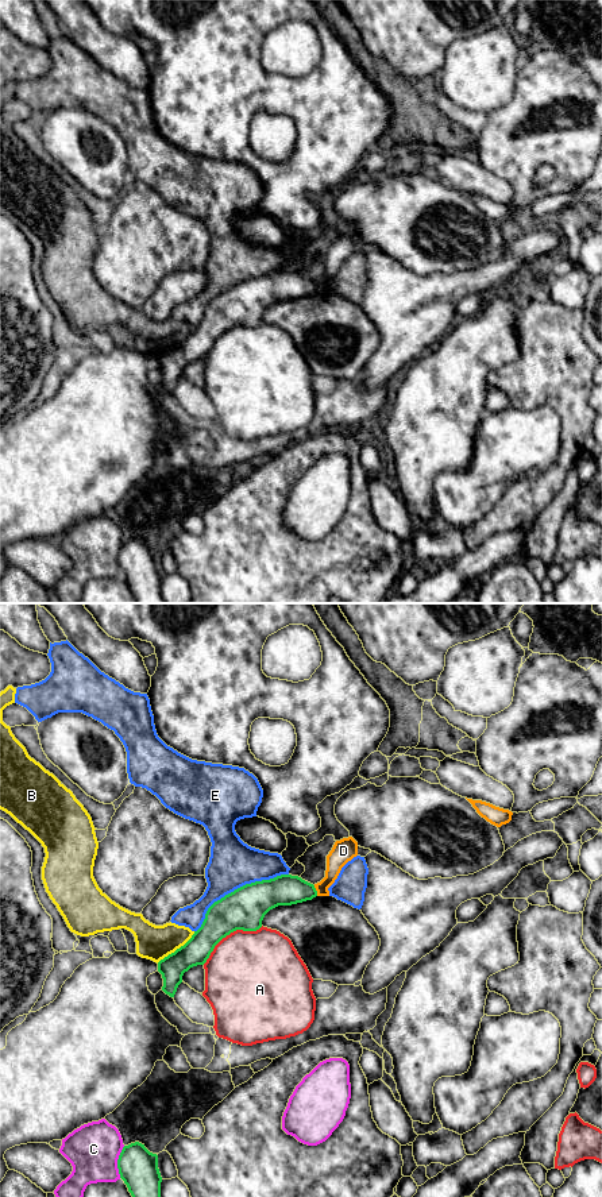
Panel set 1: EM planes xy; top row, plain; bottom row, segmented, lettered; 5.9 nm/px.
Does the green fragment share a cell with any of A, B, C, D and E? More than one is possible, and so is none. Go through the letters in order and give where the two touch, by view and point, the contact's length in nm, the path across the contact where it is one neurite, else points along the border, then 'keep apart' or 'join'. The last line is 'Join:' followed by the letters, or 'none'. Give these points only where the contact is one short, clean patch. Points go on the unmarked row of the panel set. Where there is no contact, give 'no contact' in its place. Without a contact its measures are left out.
A: contact xy (230, 328); length 420 nm; keep apart
B: contact xy (177, 344); length 300 nm; keep apart
C: contact xy (118, 558); length 190 nm; keep apart
D: contact xy (316, 286); length 70 nm; border xy (313, 281), (317, 290); keep apart
E: contact xy (238, 284); length 650 nm; keep apart
Join: none

